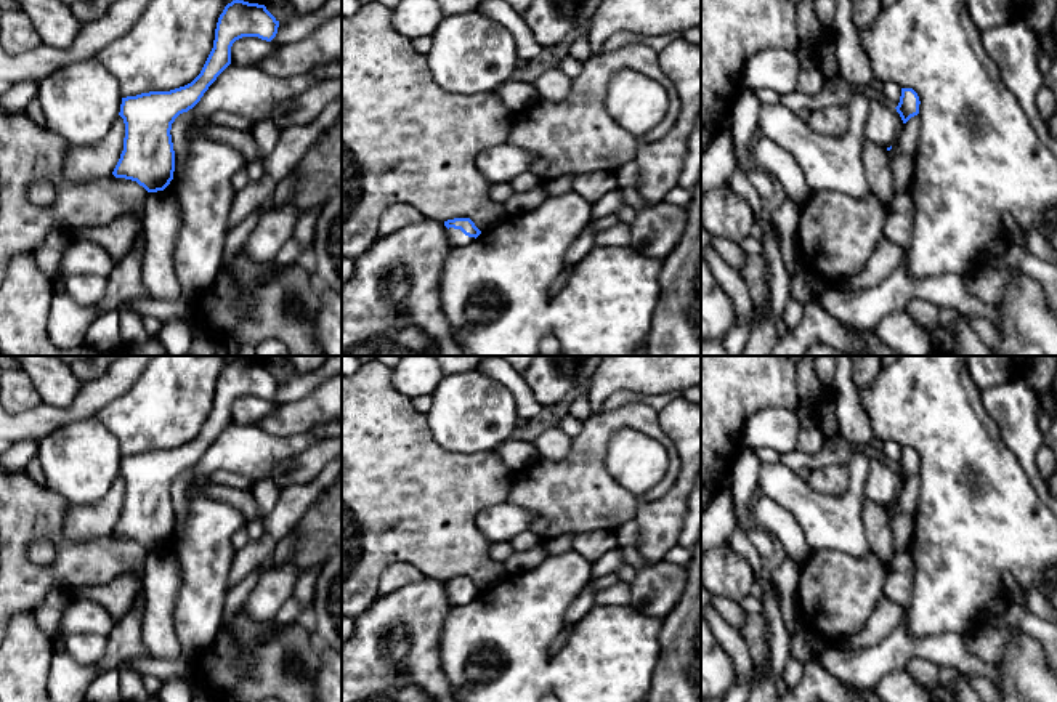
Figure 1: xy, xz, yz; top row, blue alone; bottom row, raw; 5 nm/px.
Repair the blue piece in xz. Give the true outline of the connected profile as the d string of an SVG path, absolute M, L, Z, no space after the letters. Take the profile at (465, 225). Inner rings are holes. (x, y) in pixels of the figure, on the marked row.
M454 218L444 221L446 234L452 247L462 247L475 240L481 231L470 218Z

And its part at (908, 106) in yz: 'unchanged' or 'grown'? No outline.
unchanged

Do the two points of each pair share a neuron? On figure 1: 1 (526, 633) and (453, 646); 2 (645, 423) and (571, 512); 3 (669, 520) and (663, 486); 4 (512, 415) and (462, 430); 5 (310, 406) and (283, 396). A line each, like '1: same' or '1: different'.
1: same
2: same
3: different
4: same
5: different

